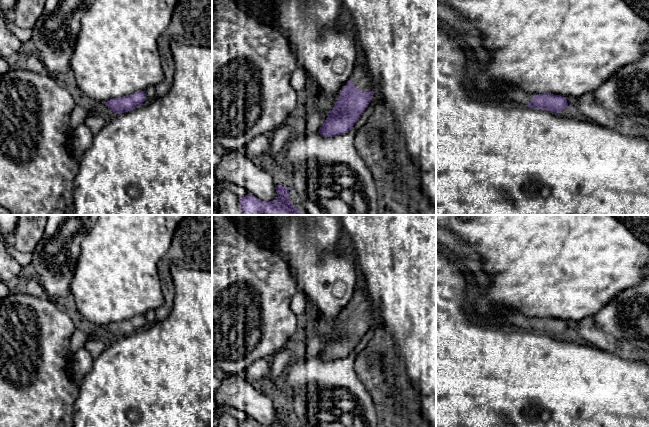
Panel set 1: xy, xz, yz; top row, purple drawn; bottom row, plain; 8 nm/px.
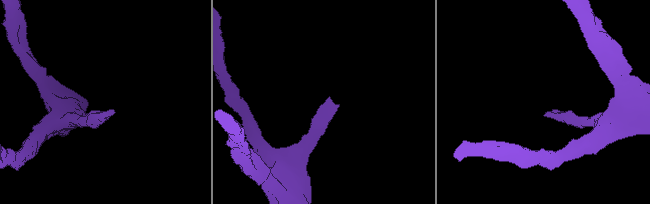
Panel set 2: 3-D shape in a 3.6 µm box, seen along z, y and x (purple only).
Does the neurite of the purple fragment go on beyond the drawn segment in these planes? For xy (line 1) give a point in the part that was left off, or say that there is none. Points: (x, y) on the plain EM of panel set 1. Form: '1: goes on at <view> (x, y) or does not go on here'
1: does not go on here

